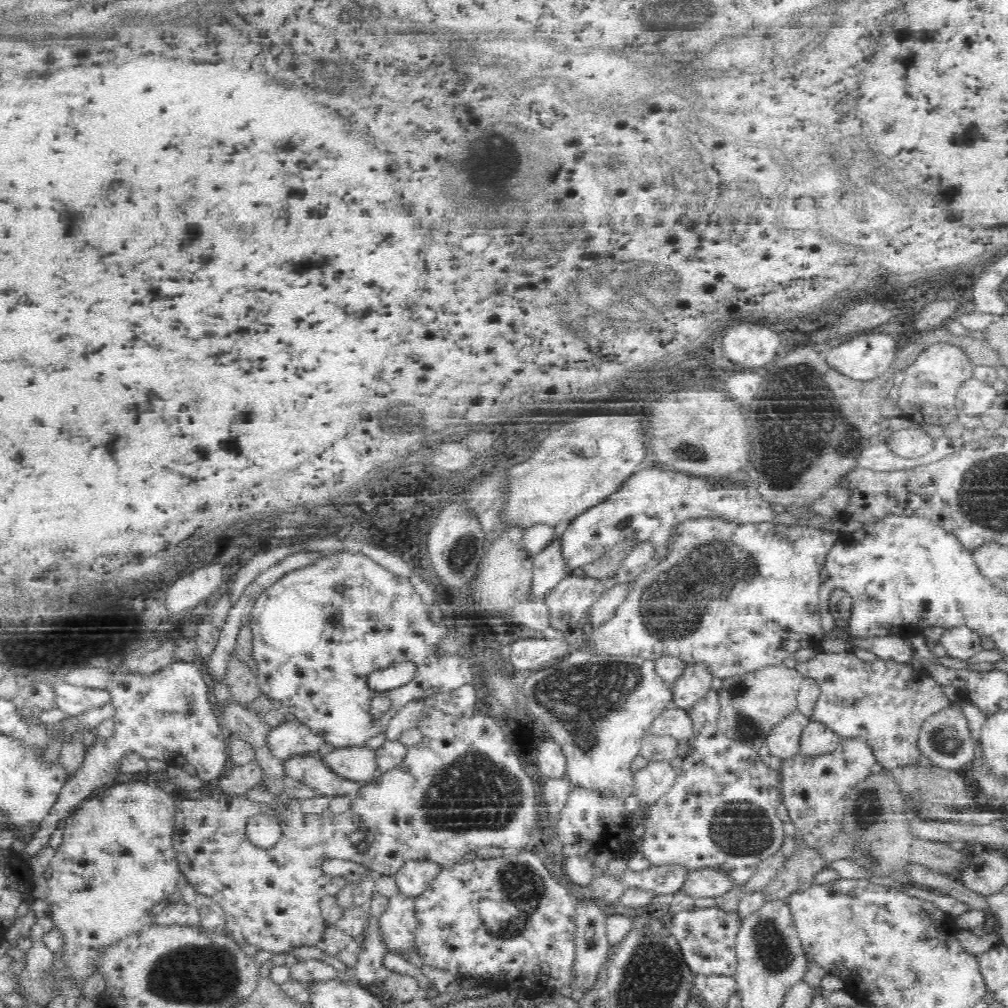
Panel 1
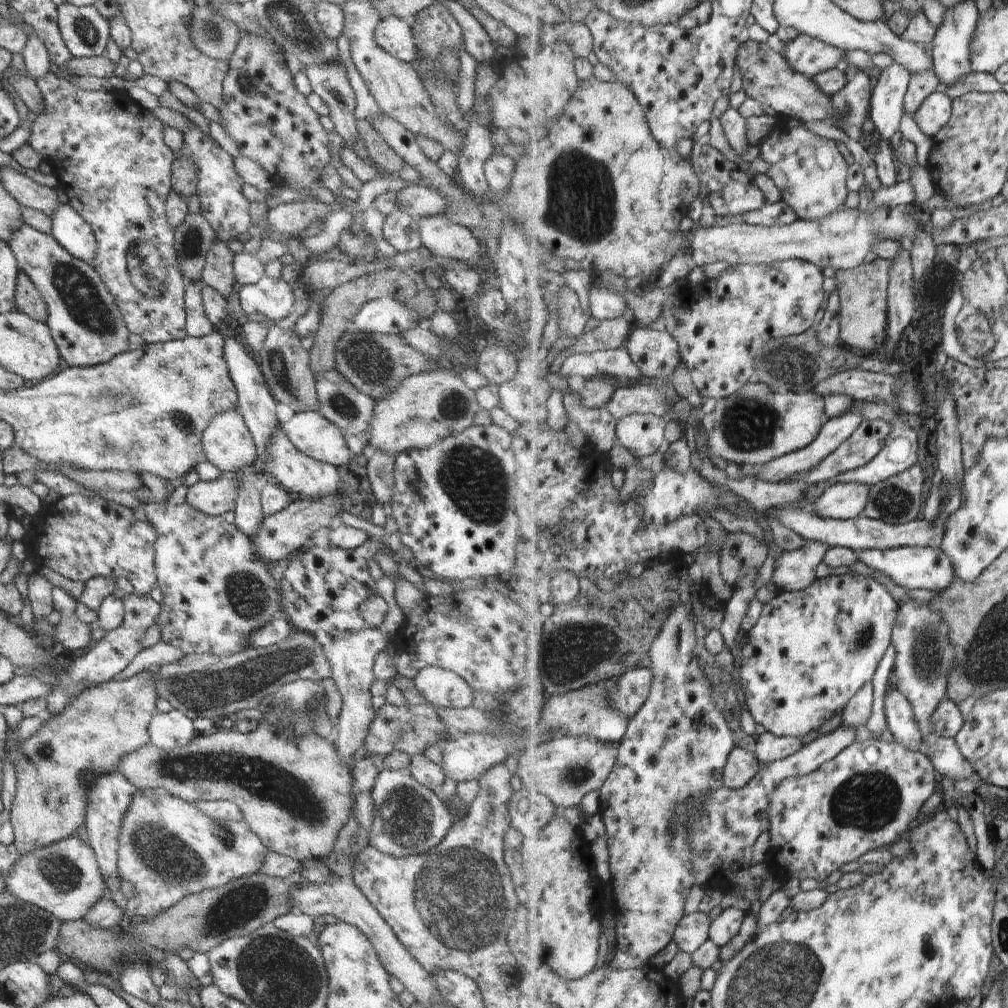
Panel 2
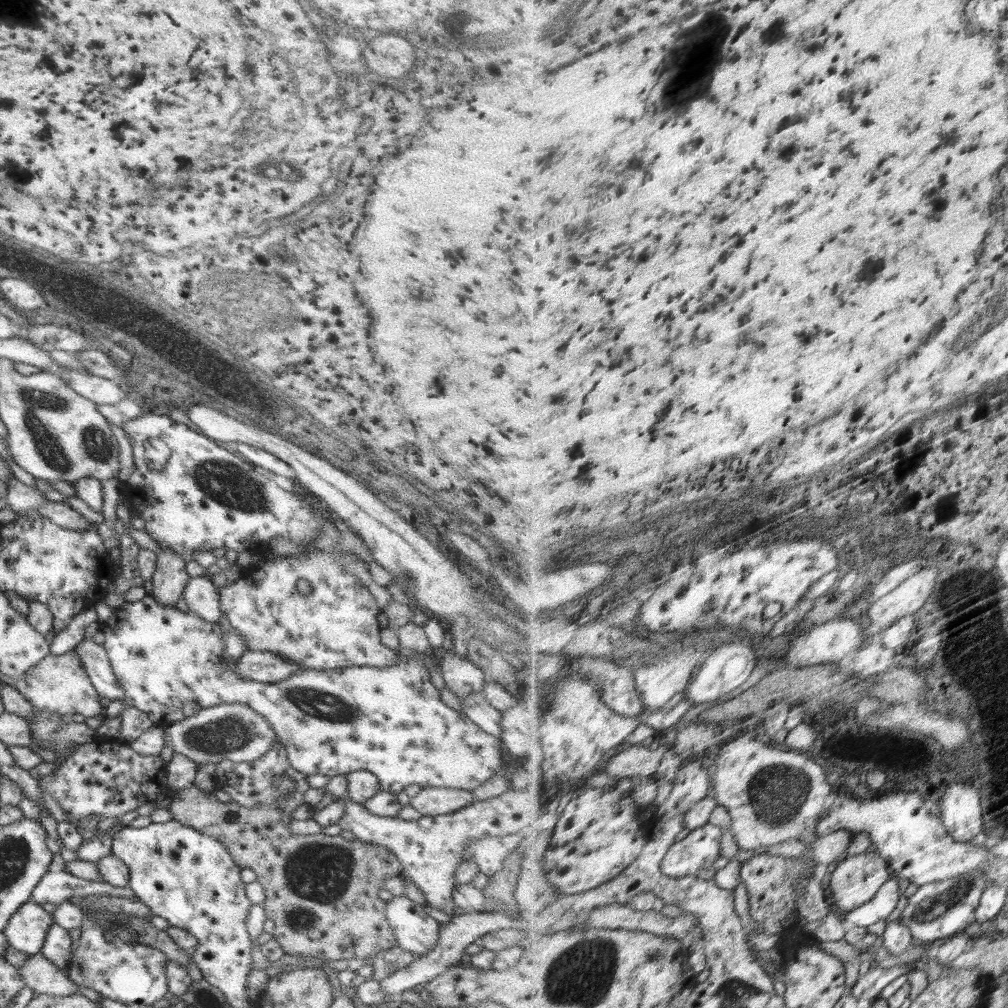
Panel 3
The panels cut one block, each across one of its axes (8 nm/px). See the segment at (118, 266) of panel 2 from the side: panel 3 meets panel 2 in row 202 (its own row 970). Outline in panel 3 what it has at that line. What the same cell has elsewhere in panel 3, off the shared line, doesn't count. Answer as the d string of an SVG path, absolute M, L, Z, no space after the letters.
M96 894L82 897L80 906L83 912L81 922L82 934L80 944L73 950L71 968L68 968L68 976L77 985L86 986L96 990L101 996L122 1002L122 1004L139 1003L152 1005L168 994L167 976L165 966L167 956L157 948L138 944L137 942L122 942L107 930L102 930L93 916L94 911L108 911L111 913L124 913L149 920L153 915L150 907L142 901L130 900L123 896L108 896Z

